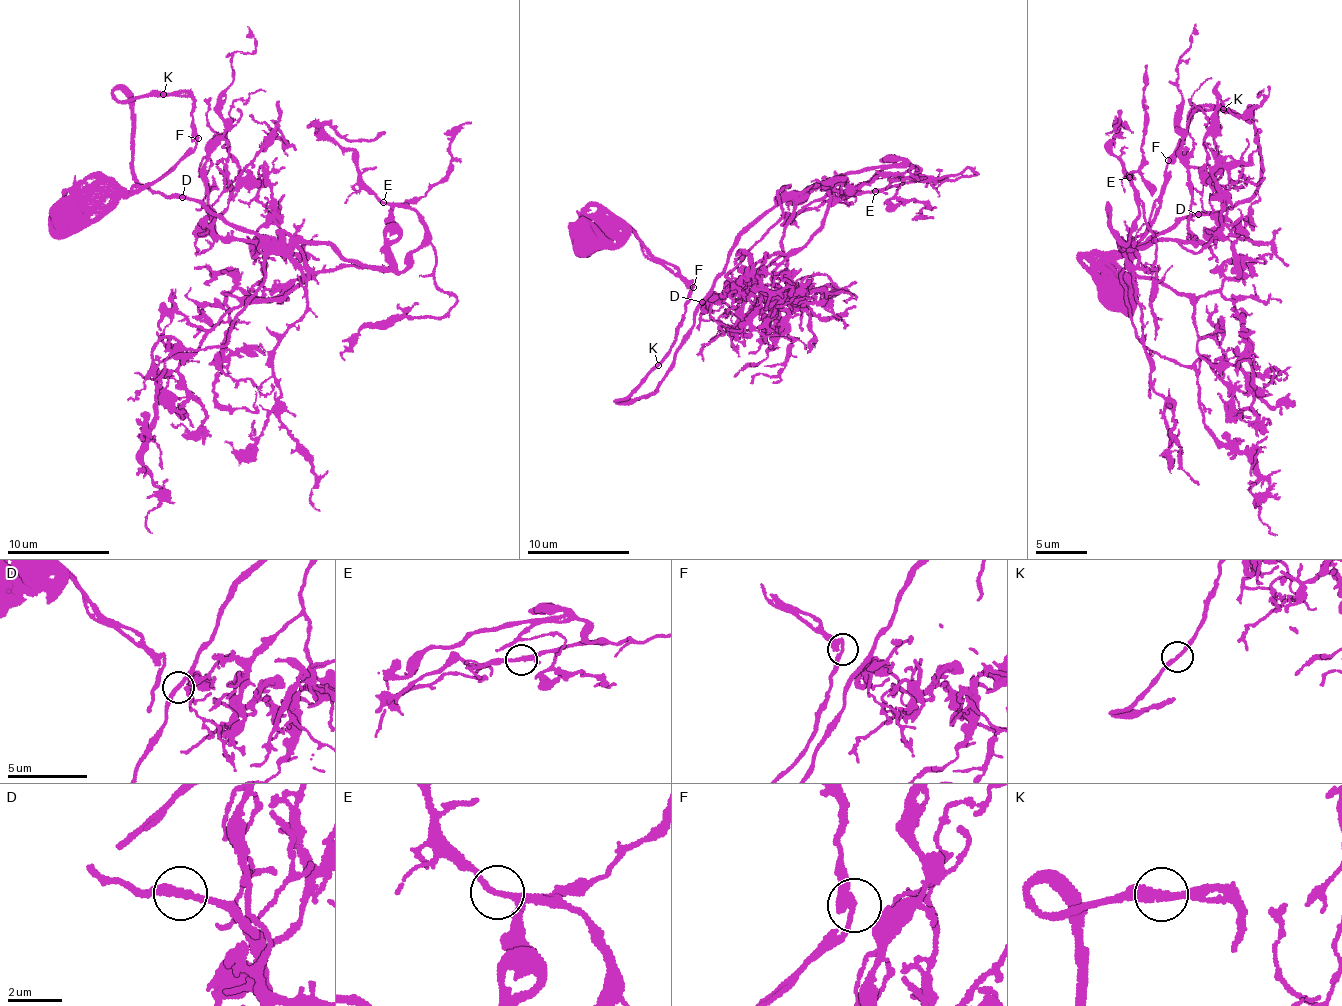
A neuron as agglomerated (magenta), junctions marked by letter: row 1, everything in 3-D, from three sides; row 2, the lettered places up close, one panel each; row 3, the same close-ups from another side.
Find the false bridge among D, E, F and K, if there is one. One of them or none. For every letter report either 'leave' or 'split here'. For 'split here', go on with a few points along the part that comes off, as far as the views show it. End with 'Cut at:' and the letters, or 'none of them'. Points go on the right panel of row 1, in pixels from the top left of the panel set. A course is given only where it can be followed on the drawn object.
D: leave
E: leave
F: leave
K: leave
Cut at: none of them

